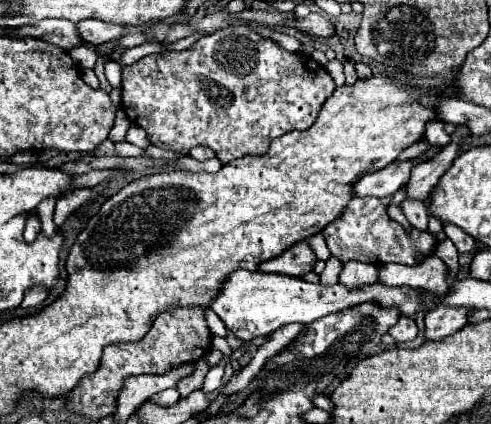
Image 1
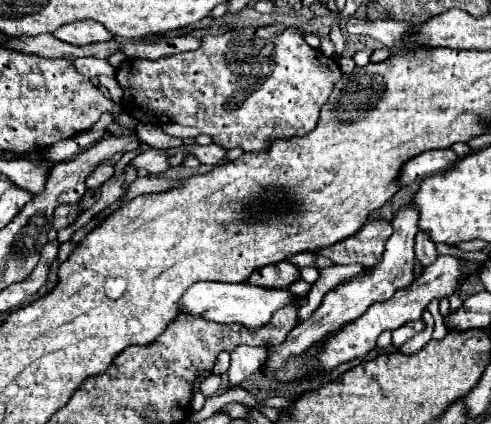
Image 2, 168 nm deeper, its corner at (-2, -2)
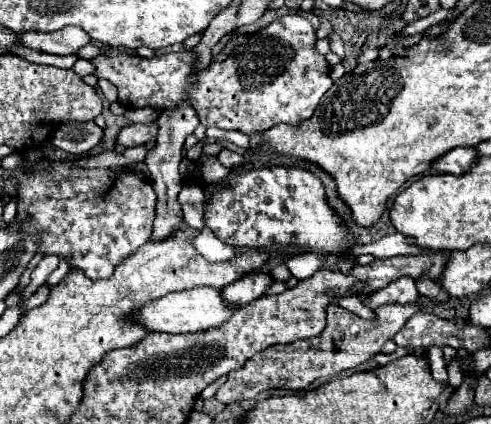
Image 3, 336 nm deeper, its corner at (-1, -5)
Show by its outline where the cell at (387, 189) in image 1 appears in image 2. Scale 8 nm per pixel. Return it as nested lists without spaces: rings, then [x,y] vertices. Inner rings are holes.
[[[428,150],[424,154],[418,154],[416,158],[408,160],[400,172],[400,184],[410,184],[410,182],[420,182],[430,174],[444,172],[448,170],[450,164],[458,160],[454,150]]]

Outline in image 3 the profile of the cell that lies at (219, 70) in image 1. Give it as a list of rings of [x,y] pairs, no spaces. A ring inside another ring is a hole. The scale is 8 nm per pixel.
[[[285,15],[275,19],[269,27],[257,31],[257,33],[245,33],[245,35],[233,35],[221,53],[227,55],[225,61],[213,61],[205,69],[195,69],[195,55],[193,51],[179,51],[179,53],[167,53],[159,57],[139,57],[139,55],[127,55],[121,51],[105,51],[97,57],[93,57],[93,65],[97,67],[97,77],[109,79],[119,89],[119,101],[127,109],[141,109],[141,107],[153,107],[153,109],[175,109],[183,103],[189,103],[197,115],[201,125],[219,127],[227,131],[241,131],[247,137],[253,137],[255,133],[261,133],[265,129],[271,129],[273,125],[287,123],[291,127],[299,127],[305,119],[309,119],[323,97],[323,93],[333,85],[333,79],[329,77],[329,63],[323,55],[319,55],[315,47],[315,29],[313,25],[301,17],[301,15]]]

